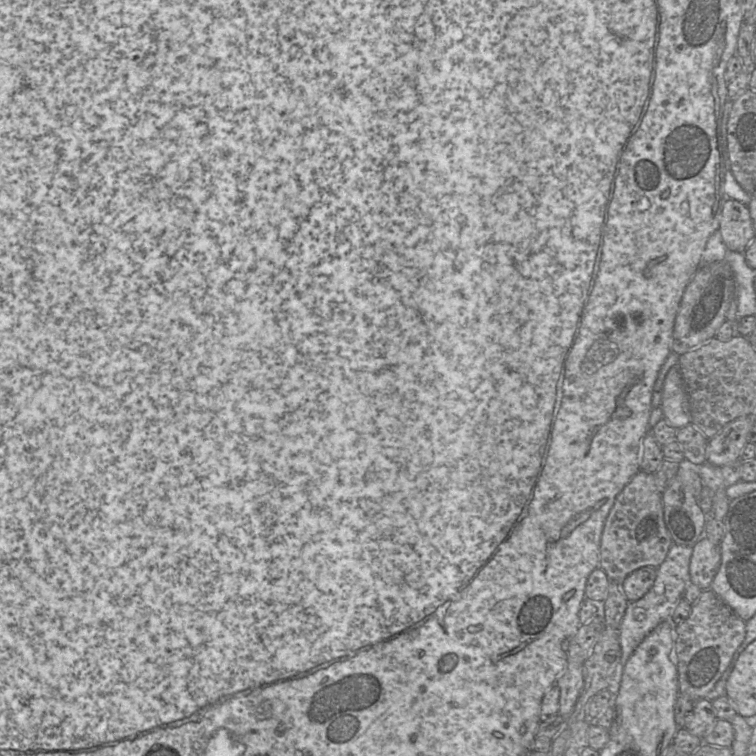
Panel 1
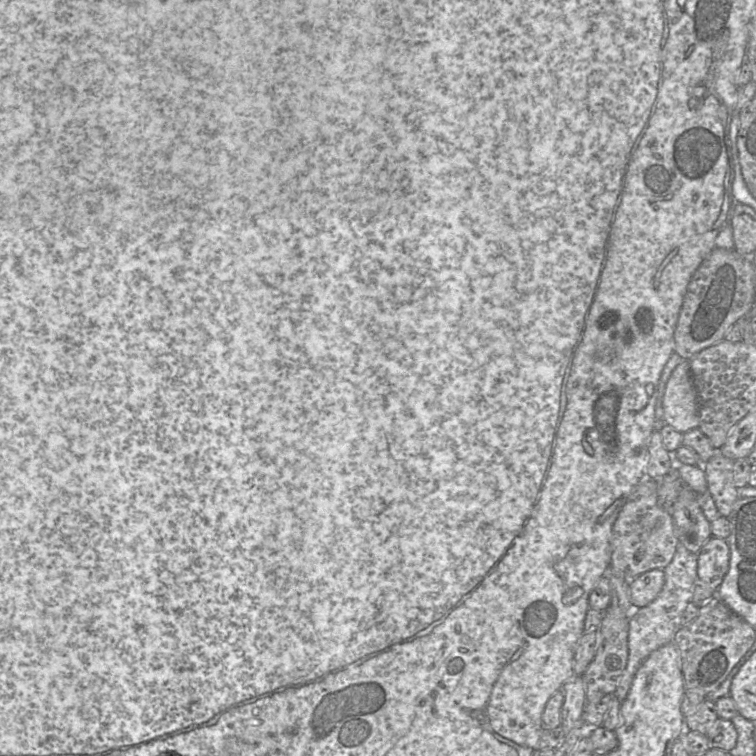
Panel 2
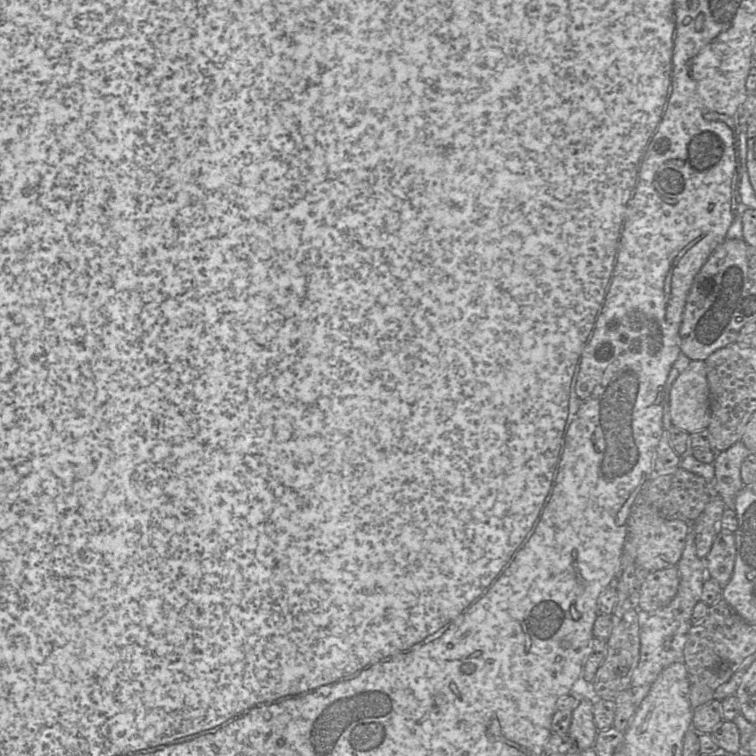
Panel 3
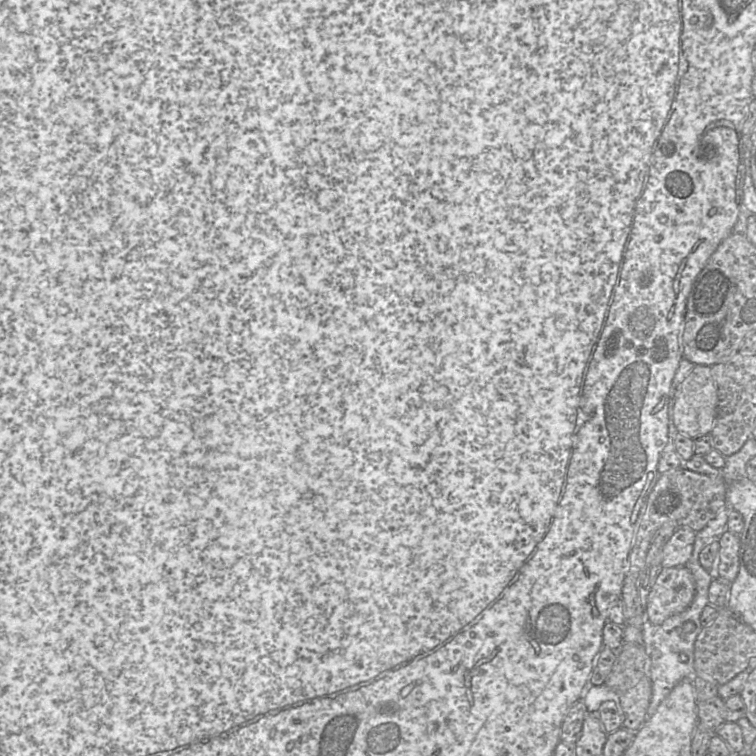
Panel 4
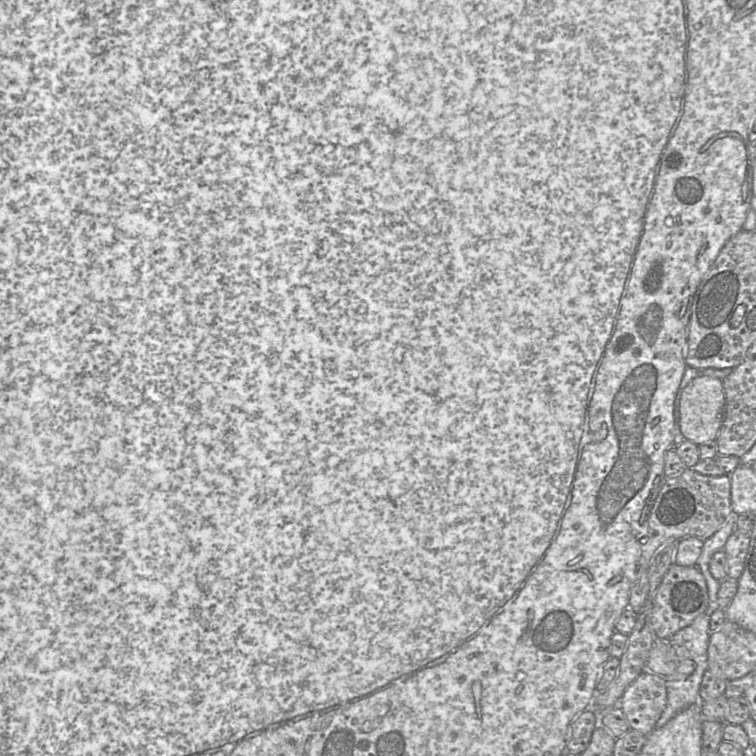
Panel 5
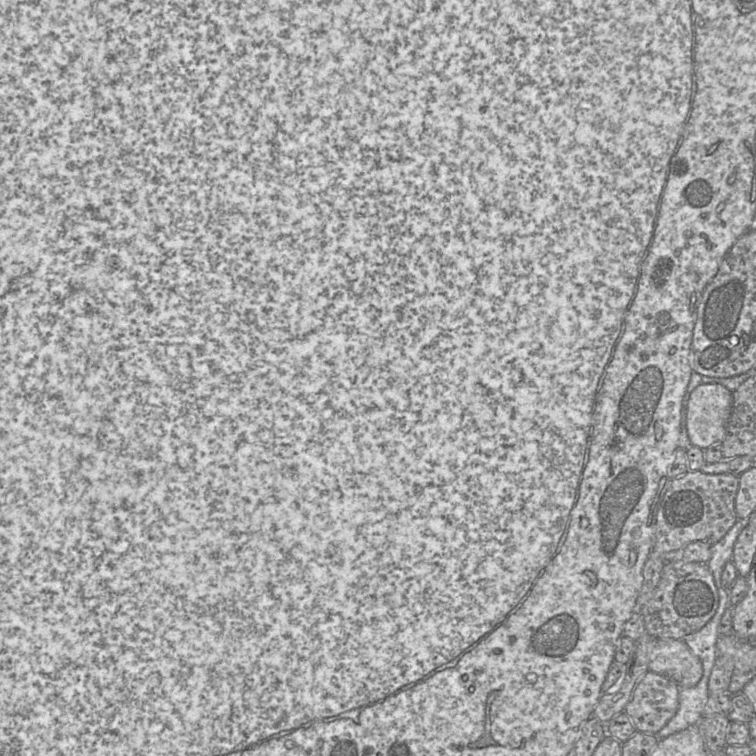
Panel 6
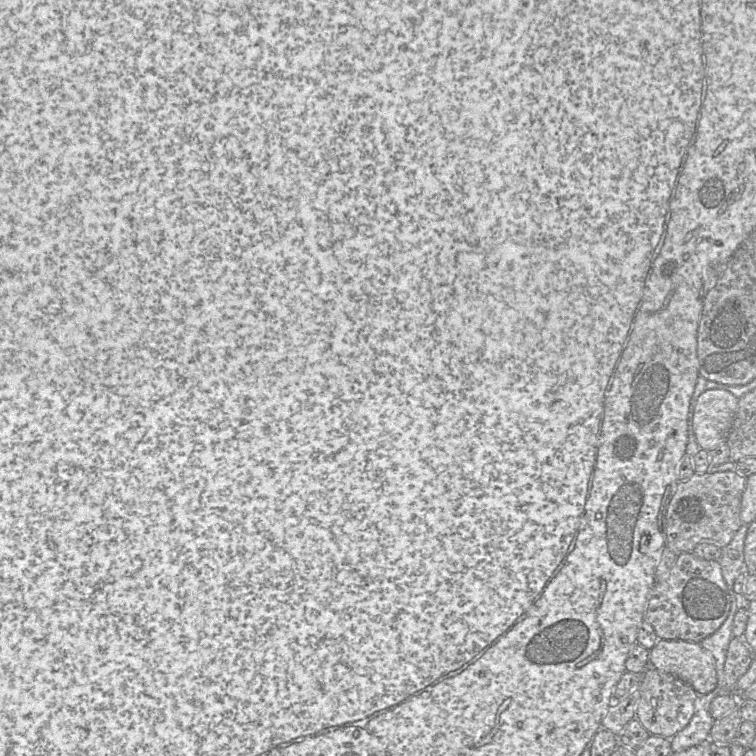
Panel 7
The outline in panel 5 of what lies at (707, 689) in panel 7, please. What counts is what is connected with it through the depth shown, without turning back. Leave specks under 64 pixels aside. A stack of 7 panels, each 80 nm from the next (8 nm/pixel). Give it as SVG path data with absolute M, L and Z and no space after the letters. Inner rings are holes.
M656 639L650 650L646 668L666 679L682 680L695 670L693 659L683 658L668 639Z

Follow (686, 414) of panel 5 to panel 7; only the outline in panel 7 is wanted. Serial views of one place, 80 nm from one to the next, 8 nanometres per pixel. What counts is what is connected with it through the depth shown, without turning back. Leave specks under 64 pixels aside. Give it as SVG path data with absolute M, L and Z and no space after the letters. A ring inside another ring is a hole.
M706 389L693 407L693 429L702 449L713 450L726 444L735 417L738 398L723 389Z

